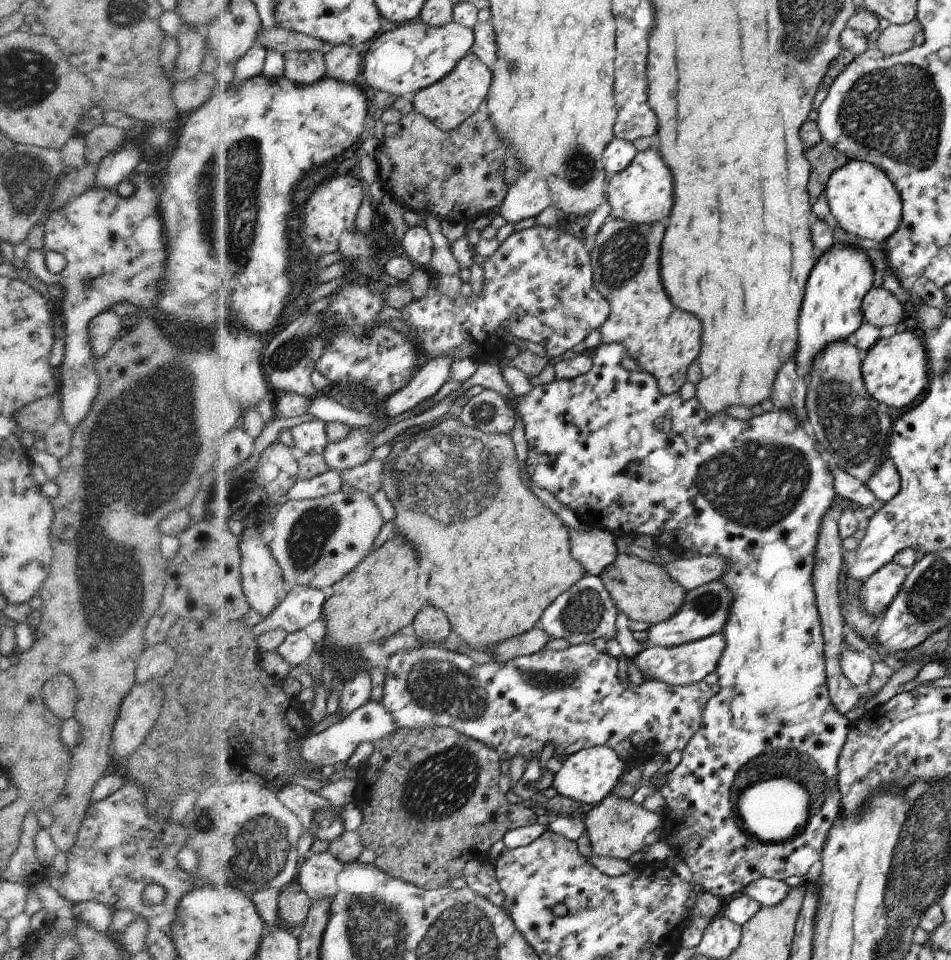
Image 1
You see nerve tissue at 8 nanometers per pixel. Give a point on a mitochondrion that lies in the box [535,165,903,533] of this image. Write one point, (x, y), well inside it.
(848, 423)

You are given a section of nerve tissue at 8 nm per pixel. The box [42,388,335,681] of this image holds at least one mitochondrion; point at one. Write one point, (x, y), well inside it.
(103, 567)

